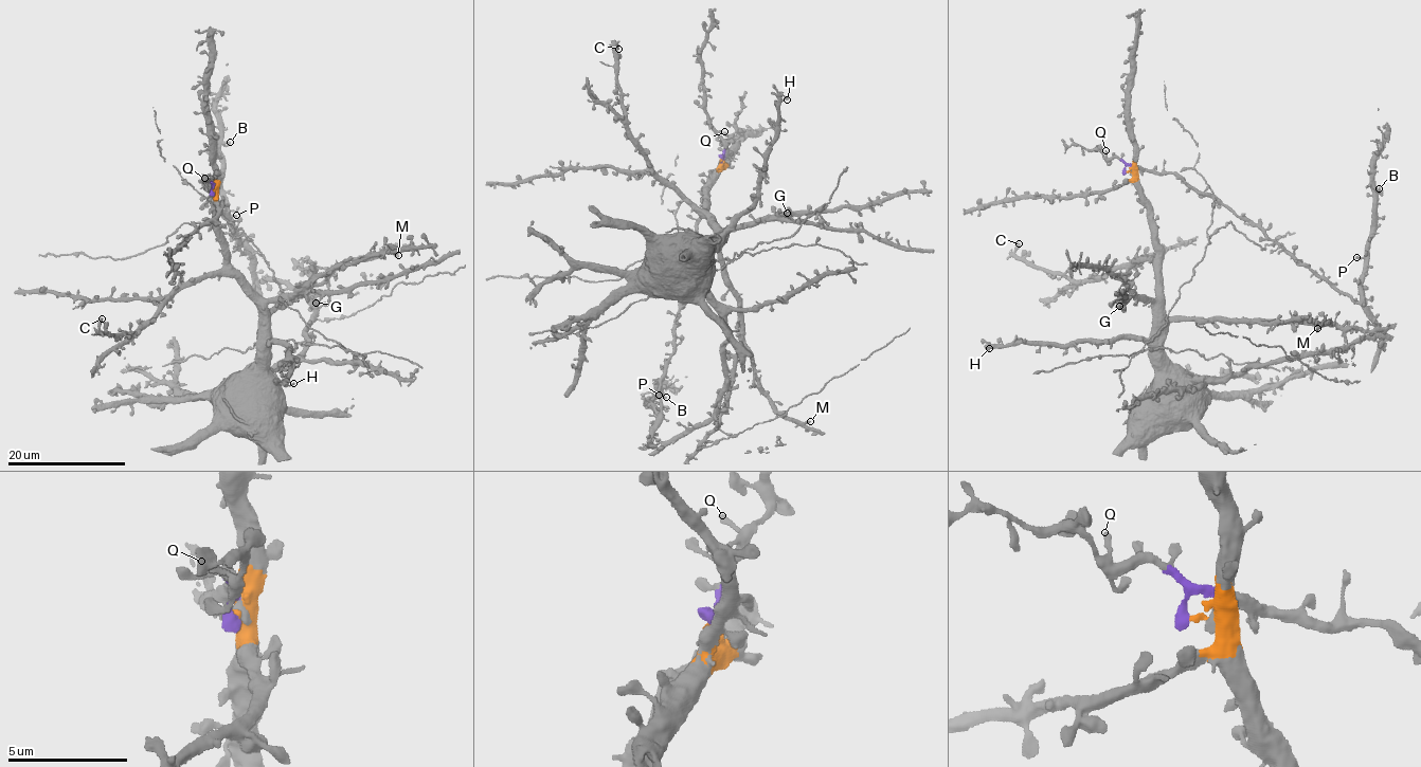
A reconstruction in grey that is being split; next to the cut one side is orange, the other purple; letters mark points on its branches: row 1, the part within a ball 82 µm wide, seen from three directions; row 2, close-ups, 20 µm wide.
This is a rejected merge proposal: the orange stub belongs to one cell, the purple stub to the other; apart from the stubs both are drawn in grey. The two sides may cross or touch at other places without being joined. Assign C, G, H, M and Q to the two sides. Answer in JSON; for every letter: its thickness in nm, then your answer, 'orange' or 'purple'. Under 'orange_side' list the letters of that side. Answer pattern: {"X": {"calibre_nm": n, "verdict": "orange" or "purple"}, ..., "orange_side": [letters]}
{"C": {"calibre_nm": 440, "verdict": "orange"}, "G": {"calibre_nm": 360, "verdict": "orange"}, "H": {"calibre_nm": 190, "verdict": "orange"}, "M": {"calibre_nm": 400, "verdict": "orange"}, "Q": {"calibre_nm": 240, "verdict": "purple"}, "orange_side": ["C", "G", "H", "M"]}

